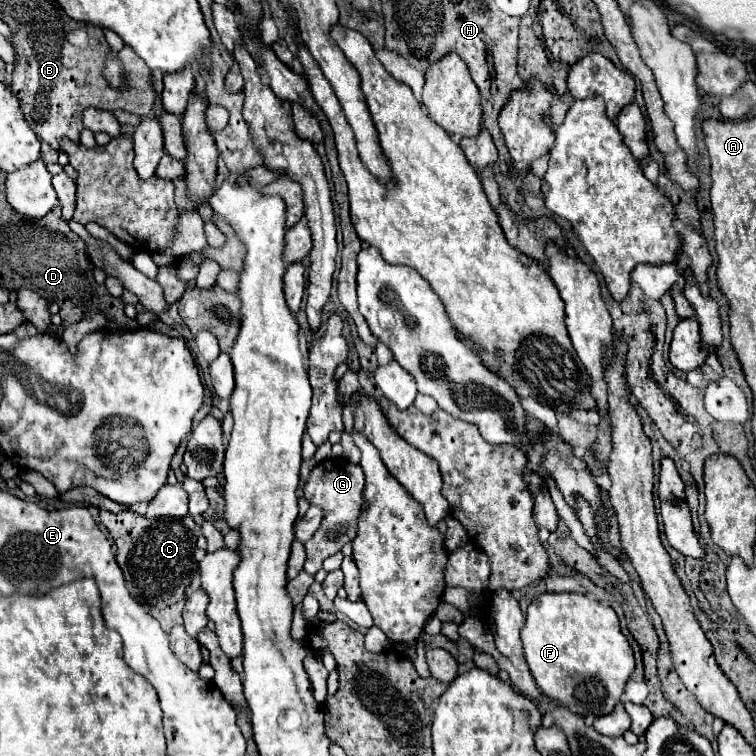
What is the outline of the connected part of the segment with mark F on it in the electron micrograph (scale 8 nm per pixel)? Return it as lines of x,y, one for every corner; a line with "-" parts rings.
545,592
533,598
521,640
537,686
579,716
609,714
635,670
633,650
619,628
617,614
585,594

